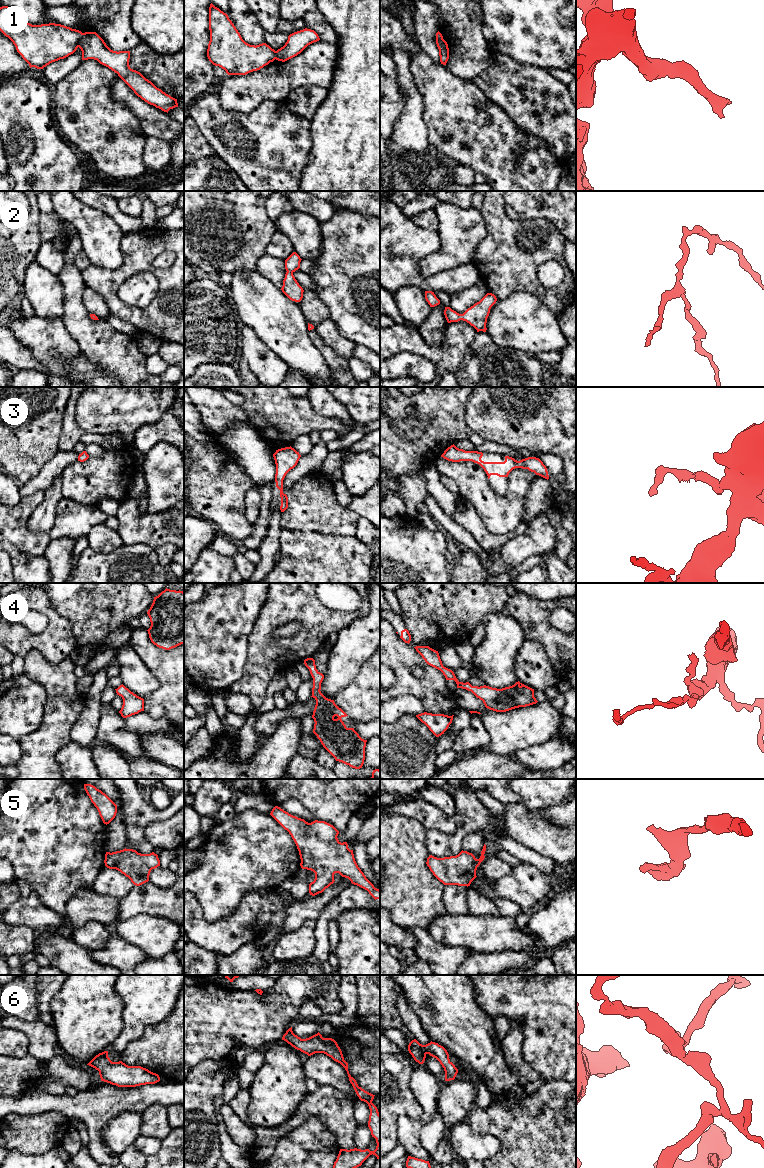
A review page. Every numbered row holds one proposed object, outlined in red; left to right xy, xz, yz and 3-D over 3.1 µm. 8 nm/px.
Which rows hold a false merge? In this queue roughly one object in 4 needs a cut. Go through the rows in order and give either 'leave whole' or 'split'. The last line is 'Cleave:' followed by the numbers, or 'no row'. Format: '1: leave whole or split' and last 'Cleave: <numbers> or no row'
1: split
2: leave whole
3: leave whole
4: leave whole
5: leave whole
6: leave whole
Cleave: 1

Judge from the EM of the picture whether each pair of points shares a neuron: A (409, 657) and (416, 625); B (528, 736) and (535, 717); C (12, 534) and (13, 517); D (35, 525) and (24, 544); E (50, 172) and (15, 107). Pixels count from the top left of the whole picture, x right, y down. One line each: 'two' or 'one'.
A: two
B: one
C: one
D: two
E: one

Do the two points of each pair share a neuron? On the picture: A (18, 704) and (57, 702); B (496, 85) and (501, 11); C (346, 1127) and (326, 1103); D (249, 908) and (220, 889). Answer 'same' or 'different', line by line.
A: different
B: different
C: same
D: different

